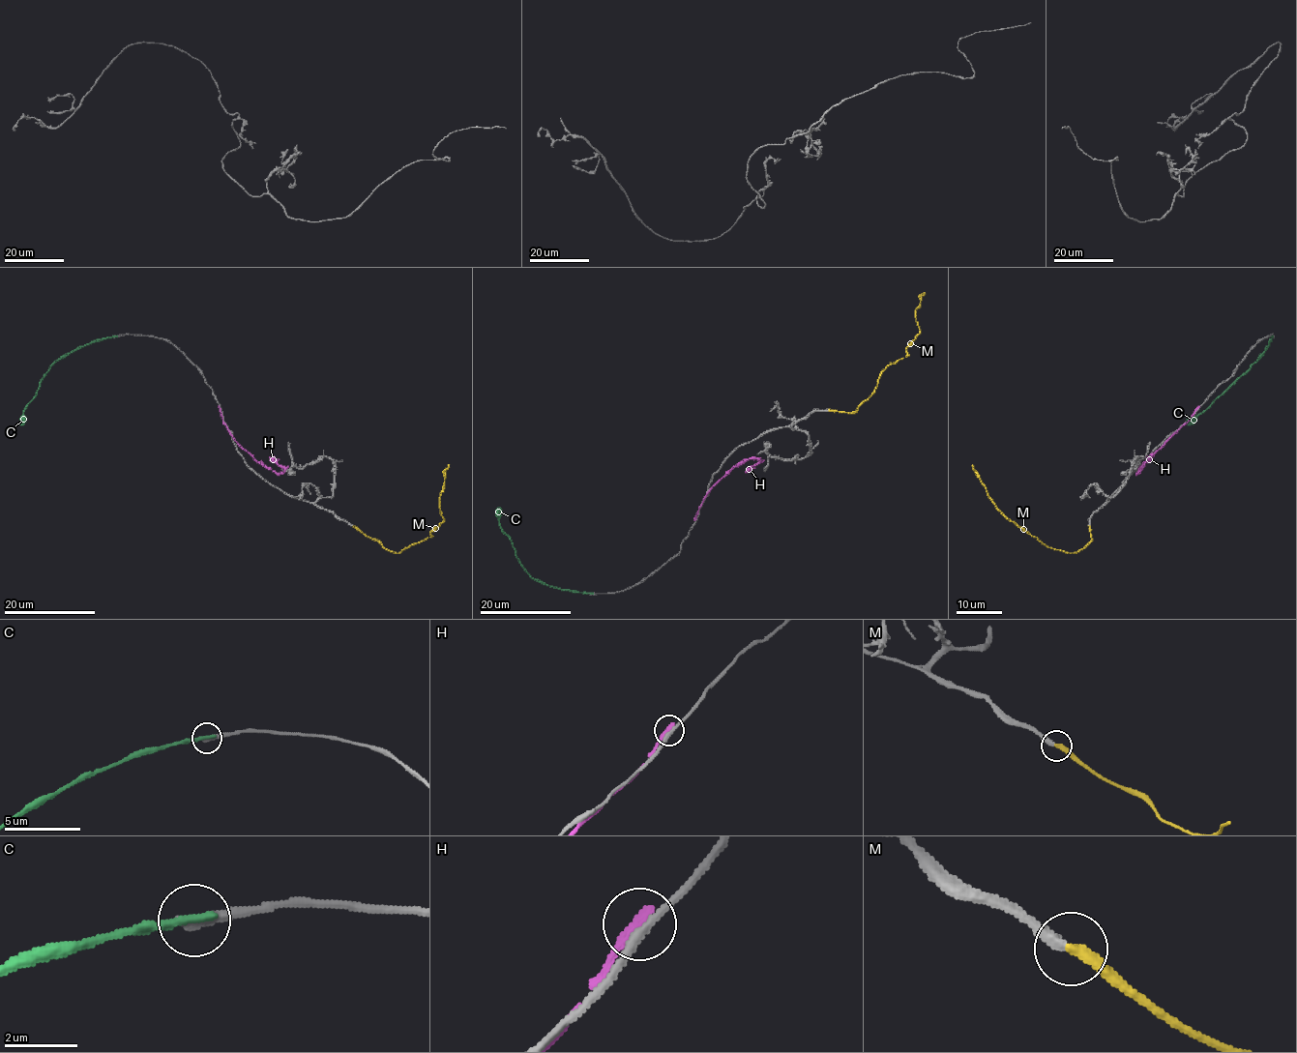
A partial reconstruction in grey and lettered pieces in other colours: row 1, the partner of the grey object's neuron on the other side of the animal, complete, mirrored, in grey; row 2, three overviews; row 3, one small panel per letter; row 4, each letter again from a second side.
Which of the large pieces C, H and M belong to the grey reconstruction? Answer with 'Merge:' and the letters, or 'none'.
Merge: M

